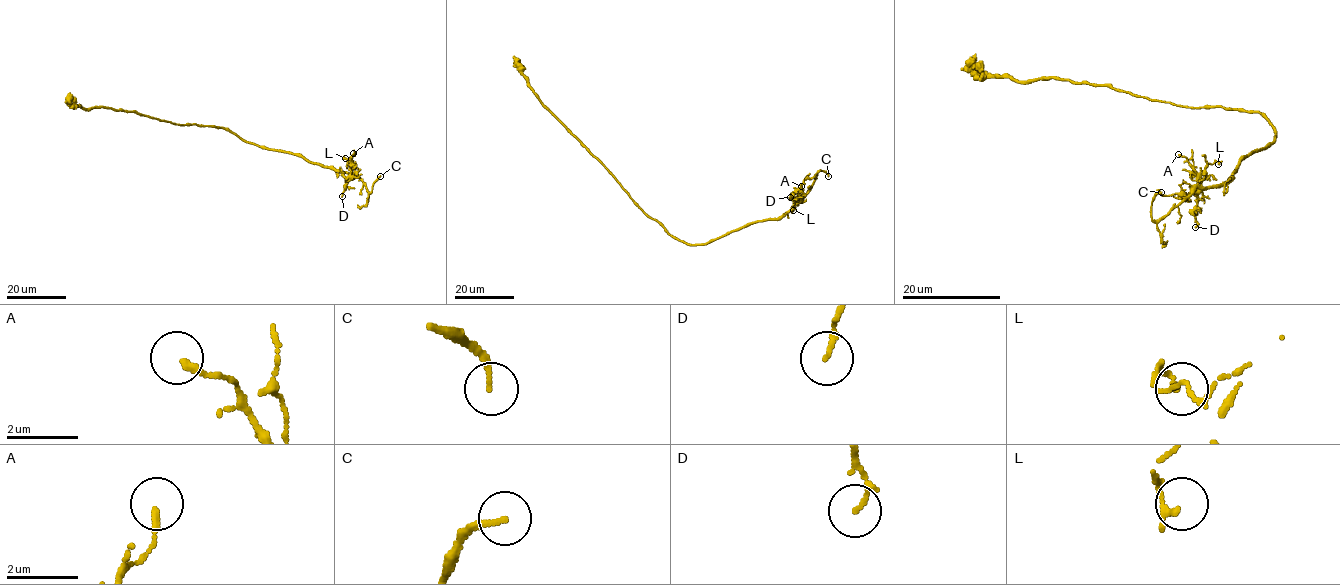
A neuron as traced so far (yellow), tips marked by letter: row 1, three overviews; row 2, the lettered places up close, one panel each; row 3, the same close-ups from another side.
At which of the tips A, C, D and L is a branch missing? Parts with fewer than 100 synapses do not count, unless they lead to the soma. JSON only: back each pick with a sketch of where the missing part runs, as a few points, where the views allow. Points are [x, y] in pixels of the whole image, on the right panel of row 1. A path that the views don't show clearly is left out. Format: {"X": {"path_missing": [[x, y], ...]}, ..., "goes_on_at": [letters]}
{"C": {"path_missing": [[1161, 192], [1174, 185], [1195, 182]]}, "goes_on_at": ["C"]}

